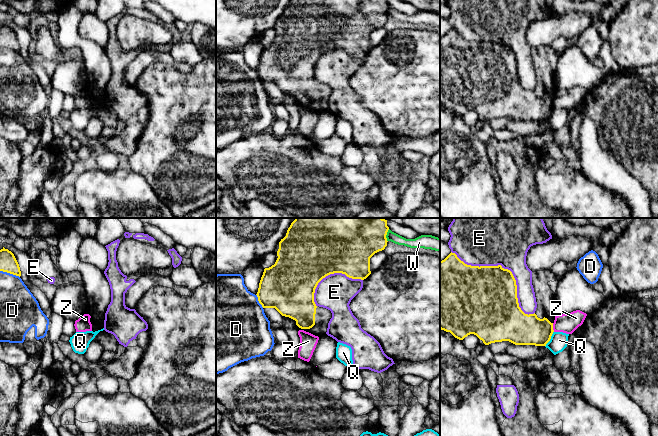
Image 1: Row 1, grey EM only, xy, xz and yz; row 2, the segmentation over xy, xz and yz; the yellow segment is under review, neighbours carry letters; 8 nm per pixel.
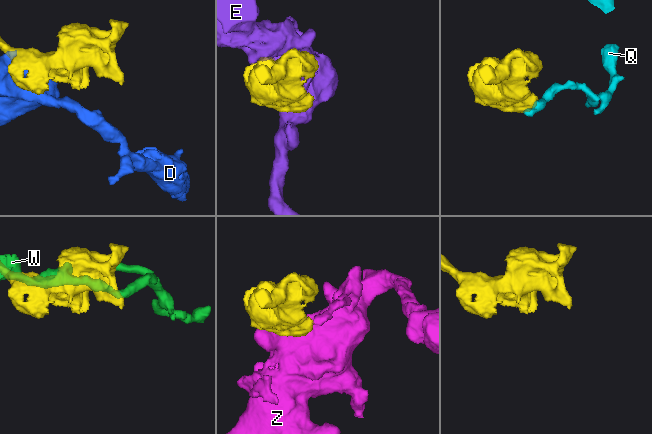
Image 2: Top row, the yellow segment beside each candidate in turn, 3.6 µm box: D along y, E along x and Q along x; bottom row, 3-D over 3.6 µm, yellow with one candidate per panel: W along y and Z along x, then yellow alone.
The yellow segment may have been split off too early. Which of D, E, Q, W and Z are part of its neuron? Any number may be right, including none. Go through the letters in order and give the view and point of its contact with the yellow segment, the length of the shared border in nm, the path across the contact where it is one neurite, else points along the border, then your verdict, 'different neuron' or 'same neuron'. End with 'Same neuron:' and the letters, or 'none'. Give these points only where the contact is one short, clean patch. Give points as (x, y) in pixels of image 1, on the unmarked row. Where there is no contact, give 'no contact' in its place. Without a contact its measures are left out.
D: meets yellow in xy at (10, 49); contact 170 nm long; different neuron
E: meets yellow in yz at (506, 45); contact 850 nm long; different neuron
Q: meets yellow in yz at (550, 114); contact 140 nm long; border along yz (553, 107), (550, 116), (545, 122); different neuron
W: meets yellow in xz at (386, 10); contact 110 nm long; border along xz (389, 5), (386, 11), (387, 17); different neuron
Z: meets yellow in yz at (552, 103); contact 70 nm long; border along yz (552, 99), (554, 107); different neuron
Same neuron: none

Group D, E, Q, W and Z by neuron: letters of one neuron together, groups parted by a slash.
D / E / Q / W / Z

